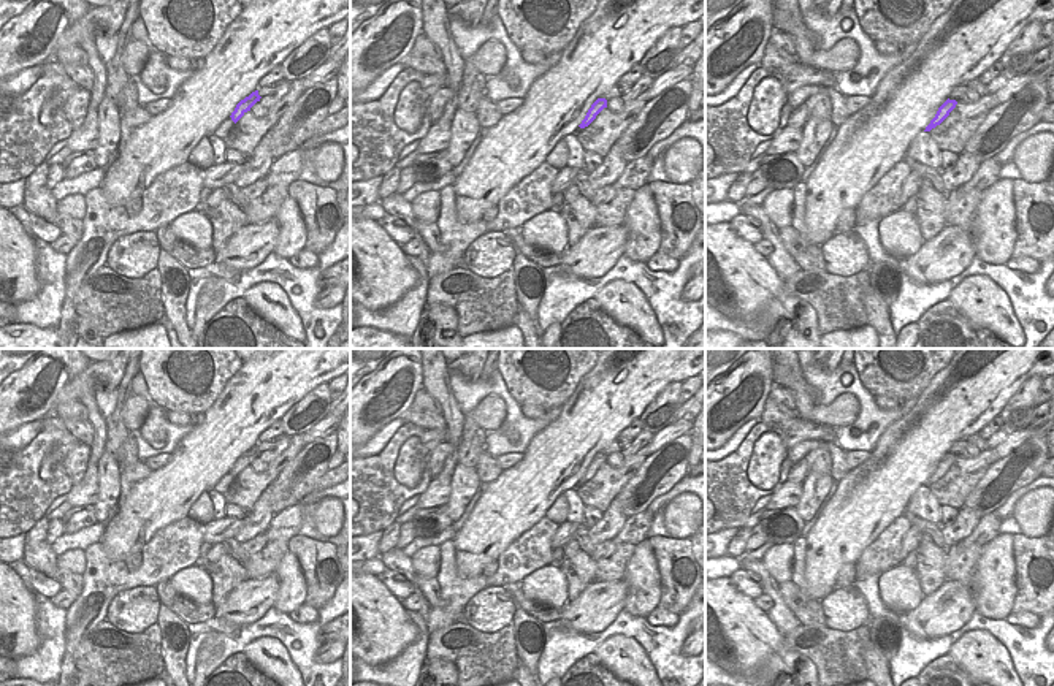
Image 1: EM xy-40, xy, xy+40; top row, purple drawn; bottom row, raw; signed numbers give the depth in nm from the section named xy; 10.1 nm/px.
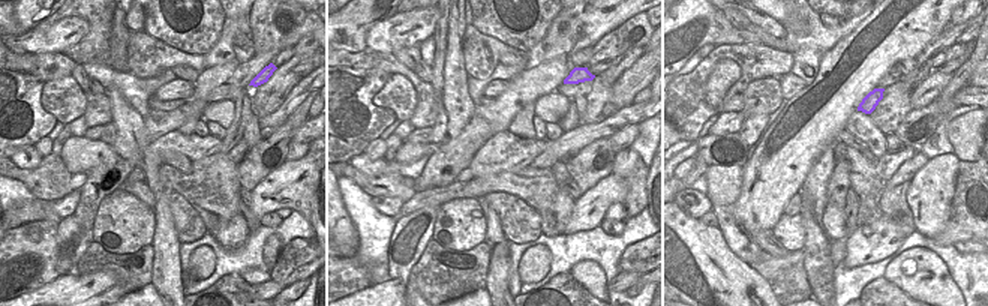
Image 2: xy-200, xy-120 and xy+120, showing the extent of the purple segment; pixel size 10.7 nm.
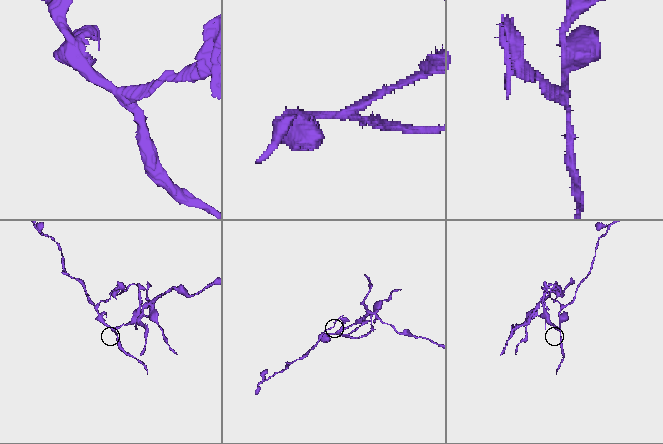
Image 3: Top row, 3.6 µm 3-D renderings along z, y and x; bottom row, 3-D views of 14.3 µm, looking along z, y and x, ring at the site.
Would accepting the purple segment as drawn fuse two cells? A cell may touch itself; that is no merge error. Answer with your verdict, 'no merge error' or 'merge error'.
merge error

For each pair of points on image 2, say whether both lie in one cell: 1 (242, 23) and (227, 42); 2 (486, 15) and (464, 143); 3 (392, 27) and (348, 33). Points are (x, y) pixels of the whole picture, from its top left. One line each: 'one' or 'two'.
1: one
2: two
3: two

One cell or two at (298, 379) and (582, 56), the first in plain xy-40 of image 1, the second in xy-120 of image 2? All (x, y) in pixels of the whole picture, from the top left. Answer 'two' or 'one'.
two

